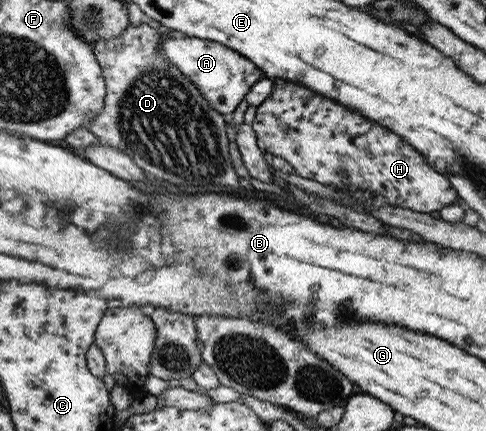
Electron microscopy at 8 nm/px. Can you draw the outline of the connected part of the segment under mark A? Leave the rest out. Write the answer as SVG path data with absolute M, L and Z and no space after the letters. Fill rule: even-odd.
M184 37L164 38L159 45L159 52L164 59L174 66L200 91L206 102L225 117L244 99L248 89L260 78L262 72L244 56L222 46L218 42L204 41L200 38Z

